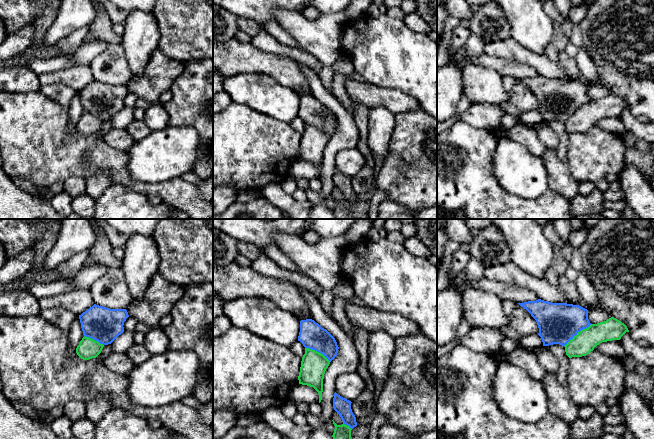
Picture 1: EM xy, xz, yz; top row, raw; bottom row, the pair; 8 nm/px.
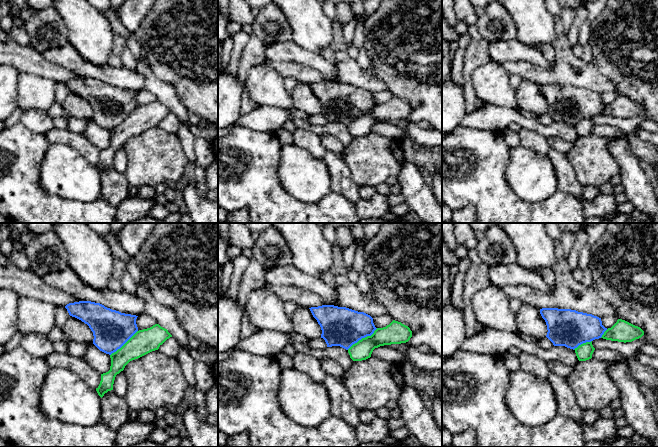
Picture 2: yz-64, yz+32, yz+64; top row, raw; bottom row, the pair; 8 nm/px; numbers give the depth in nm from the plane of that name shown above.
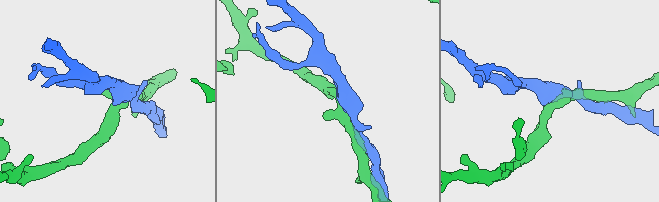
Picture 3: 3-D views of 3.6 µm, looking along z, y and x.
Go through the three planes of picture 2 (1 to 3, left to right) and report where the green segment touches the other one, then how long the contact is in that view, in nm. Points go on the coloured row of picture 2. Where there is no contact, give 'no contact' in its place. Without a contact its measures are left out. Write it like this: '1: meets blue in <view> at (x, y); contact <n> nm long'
1: meets blue in yz-64 at (123, 344); contact 300 nm long
2: meets blue in yz+32 at (362, 337); contact 300 nm long
3: meets blue in yz+64 at (582, 343); contact 170 nm long

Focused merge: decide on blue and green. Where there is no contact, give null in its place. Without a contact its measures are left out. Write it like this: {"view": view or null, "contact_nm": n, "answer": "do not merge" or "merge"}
{"view": "yz", "contact_nm": 280, "answer": "do not merge"}

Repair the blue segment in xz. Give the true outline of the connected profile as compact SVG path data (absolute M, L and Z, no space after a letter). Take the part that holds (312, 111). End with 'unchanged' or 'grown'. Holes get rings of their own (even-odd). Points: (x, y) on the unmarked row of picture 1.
M312 95L300 97L298 117L305 124L323 130L330 138L337 132L339 123L335 114Z; unchanged

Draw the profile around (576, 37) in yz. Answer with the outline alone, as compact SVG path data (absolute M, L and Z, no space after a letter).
M580 23L573 25L573 30L569 37L569 40L577 48L580 48L583 46L583 34L581 32Z

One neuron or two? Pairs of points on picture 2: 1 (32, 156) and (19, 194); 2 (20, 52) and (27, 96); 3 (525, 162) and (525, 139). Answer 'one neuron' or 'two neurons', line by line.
1: one neuron
2: two neurons
3: two neurons

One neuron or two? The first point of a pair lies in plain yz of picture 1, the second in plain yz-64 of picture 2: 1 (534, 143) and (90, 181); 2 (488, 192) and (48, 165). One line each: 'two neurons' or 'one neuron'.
1: two neurons
2: two neurons

